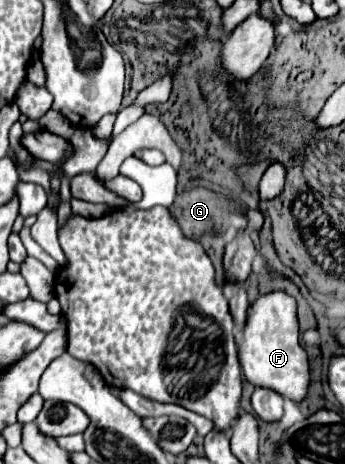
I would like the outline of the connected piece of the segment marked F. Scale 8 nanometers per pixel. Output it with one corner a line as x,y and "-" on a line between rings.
283,290
261,294
249,304
243,342
239,346
239,362
245,378
253,386
263,386
279,392
289,400
303,400
309,386
309,362
299,344
299,320
295,298

